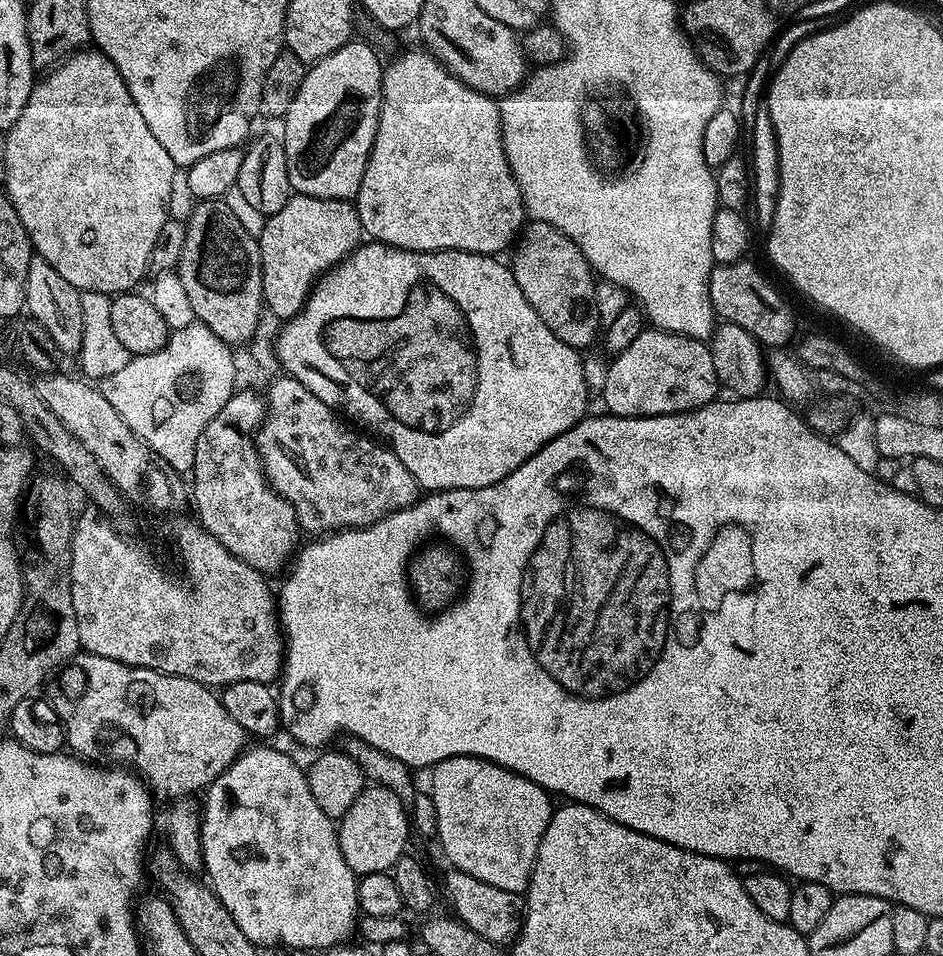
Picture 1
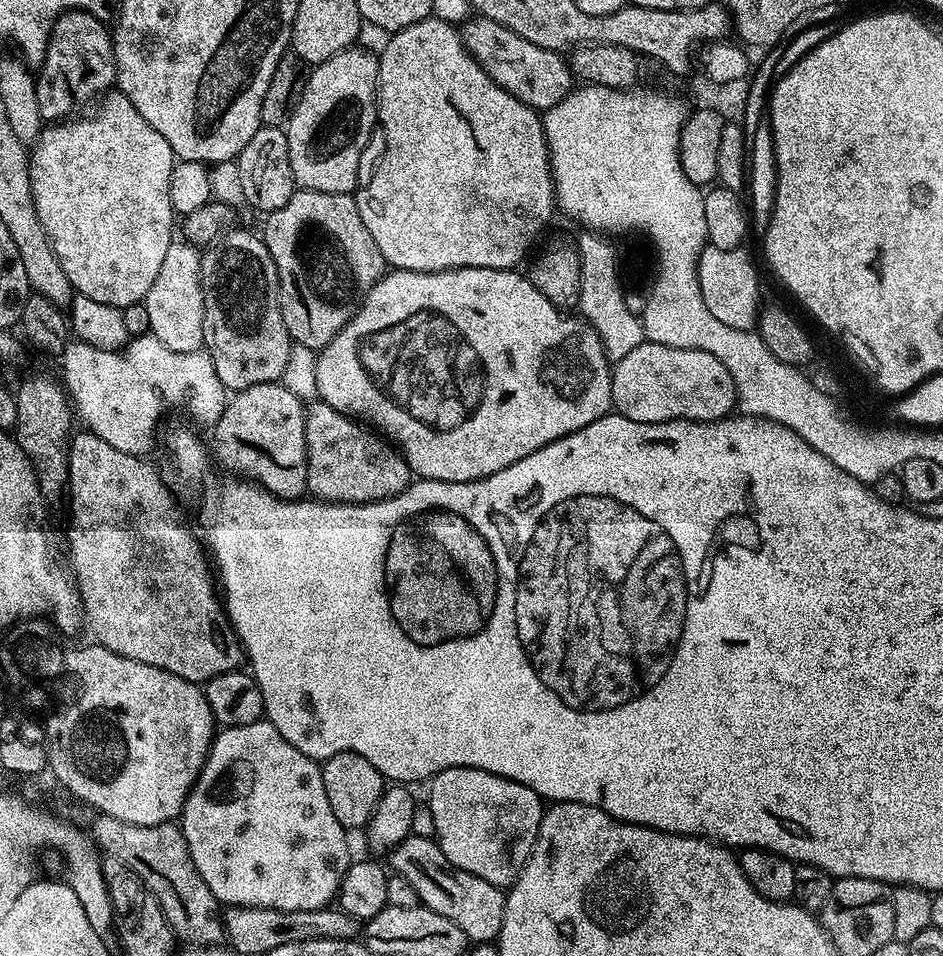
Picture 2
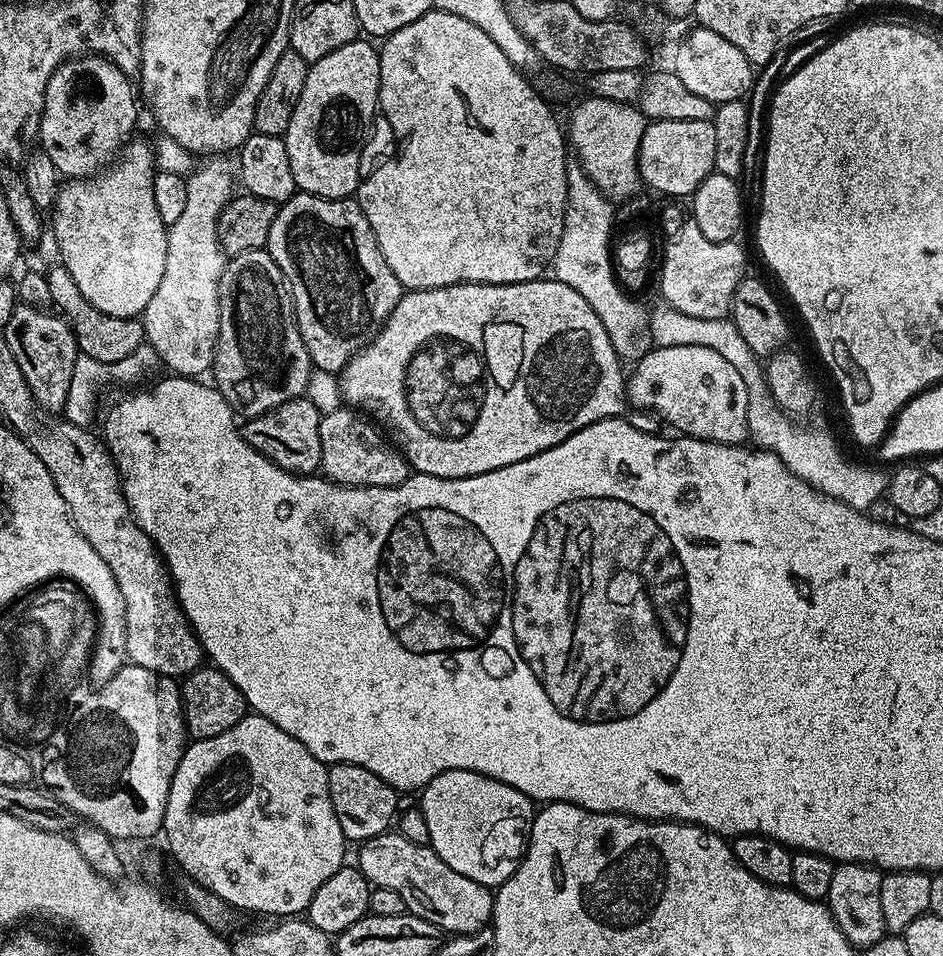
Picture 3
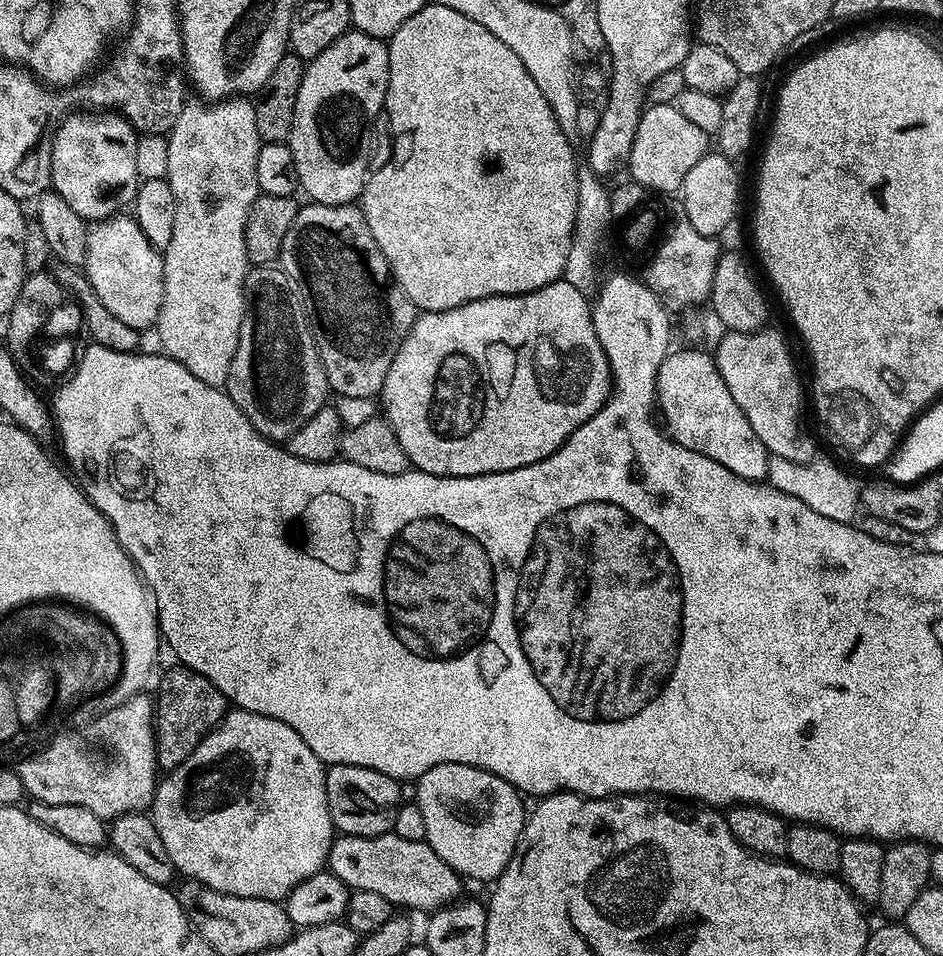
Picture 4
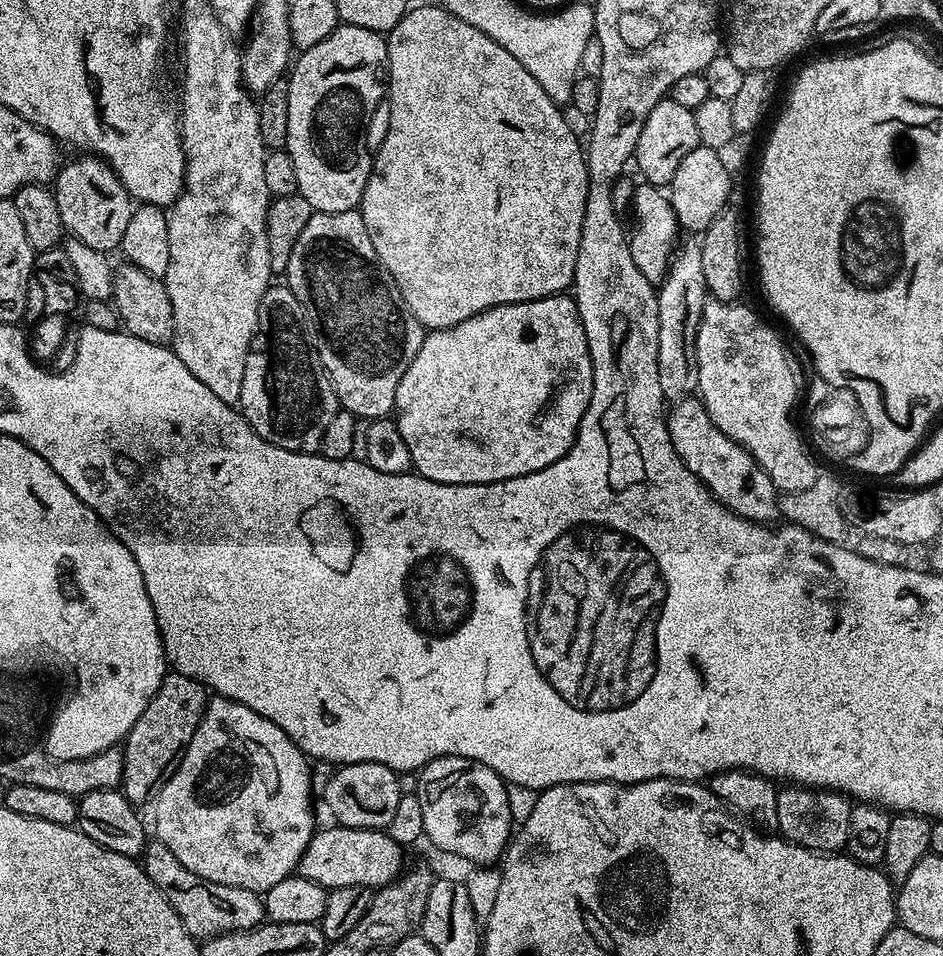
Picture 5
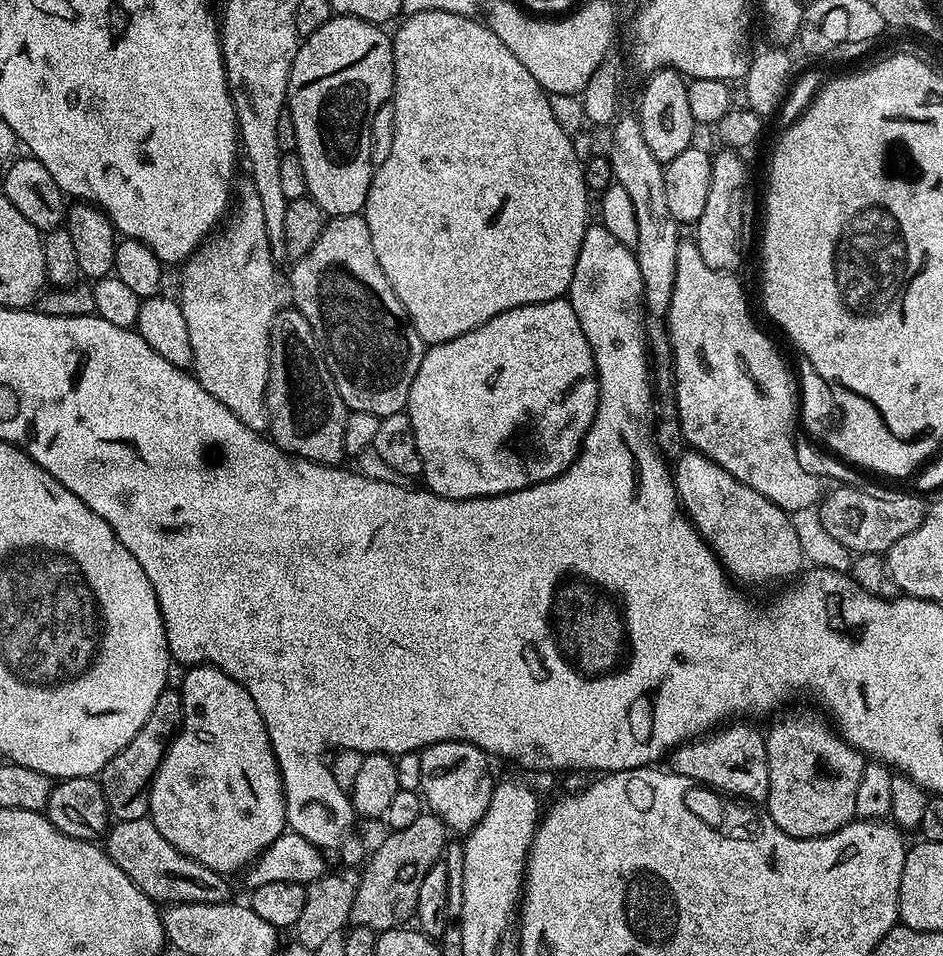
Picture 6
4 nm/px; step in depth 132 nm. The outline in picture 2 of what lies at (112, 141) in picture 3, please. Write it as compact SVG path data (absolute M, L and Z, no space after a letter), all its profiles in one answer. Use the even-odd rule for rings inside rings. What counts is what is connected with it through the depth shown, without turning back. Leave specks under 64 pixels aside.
M64 12L56 17L44 61L34 76L41 121L67 121L79 100L99 97L115 85L116 59L112 53L112 37L109 29L104 29L104 23L88 12Z

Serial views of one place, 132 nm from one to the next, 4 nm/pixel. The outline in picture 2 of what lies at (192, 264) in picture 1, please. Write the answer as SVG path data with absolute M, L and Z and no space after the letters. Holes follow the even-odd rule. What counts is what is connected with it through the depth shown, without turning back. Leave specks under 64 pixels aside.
M232 230L219 242L203 249L200 258L200 281L204 299L204 342L208 356L214 362L214 370L229 393L245 392L250 386L274 384L281 379L290 360L294 341L282 322L280 283L270 258L270 250L259 235Z

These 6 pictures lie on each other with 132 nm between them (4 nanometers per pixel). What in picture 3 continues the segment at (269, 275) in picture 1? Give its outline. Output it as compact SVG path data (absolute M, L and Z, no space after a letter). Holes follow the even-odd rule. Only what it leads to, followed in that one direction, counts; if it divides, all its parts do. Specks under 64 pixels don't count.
M297 191L296 195L277 207L266 251L282 270L288 284L292 309L296 312L296 325L313 365L322 371L343 372L356 353L378 335L402 295L394 270L390 270L386 258L382 258L382 250L374 238L374 230L370 230L370 222L366 222L366 214L362 214L355 199L327 200L309 192Z

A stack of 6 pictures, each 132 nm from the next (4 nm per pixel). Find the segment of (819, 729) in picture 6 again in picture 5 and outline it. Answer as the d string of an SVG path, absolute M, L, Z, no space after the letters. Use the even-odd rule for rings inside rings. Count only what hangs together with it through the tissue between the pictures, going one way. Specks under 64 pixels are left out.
M803 786L781 787L778 791L779 835L811 852L839 853L848 843L852 805L853 801L843 792Z

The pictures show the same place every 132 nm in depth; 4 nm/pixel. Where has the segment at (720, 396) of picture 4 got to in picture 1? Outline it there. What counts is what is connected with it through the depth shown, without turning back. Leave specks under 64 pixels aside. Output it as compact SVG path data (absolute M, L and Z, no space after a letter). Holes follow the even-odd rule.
M643 330L634 342L614 356L608 364L606 386L602 399L613 416L669 416L675 412L689 412L701 408L717 399L718 381L715 374L714 358L709 345L703 340L691 340L673 332Z

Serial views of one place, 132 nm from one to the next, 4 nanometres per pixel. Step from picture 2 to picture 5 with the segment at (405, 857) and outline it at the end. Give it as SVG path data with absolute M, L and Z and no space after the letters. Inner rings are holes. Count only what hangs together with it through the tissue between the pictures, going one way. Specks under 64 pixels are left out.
M321 827L312 833L300 859L299 875L310 878L310 882L318 882L329 890L342 886L362 886L375 890L401 875L405 867L405 849L395 844L387 831L374 828L331 827Z

